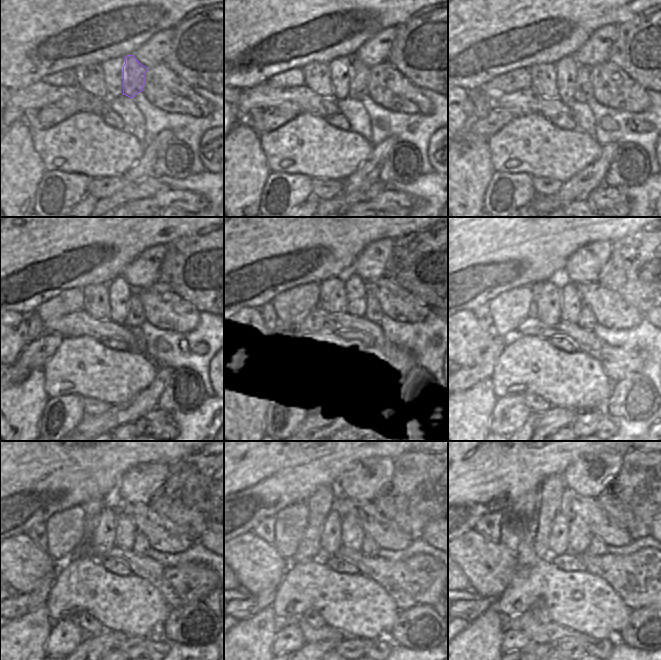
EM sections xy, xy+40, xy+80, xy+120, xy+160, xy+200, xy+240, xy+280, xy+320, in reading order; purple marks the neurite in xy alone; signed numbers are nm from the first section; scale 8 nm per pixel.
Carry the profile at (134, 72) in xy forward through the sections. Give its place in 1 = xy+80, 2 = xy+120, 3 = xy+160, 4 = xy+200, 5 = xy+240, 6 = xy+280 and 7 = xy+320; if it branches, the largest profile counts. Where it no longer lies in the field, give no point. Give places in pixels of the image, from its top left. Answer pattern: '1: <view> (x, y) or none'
1: xy+80 (583, 92)
2: xy+120 (136, 315)
3: xy+160 (354, 286)
4: xy+200 (571, 302)
5: xy+240 (125, 530)
6: xy+280 (352, 534)
7: xy+320 (579, 536)

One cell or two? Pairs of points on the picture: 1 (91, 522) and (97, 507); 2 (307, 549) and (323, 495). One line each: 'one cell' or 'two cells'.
1: one cell
2: one cell

